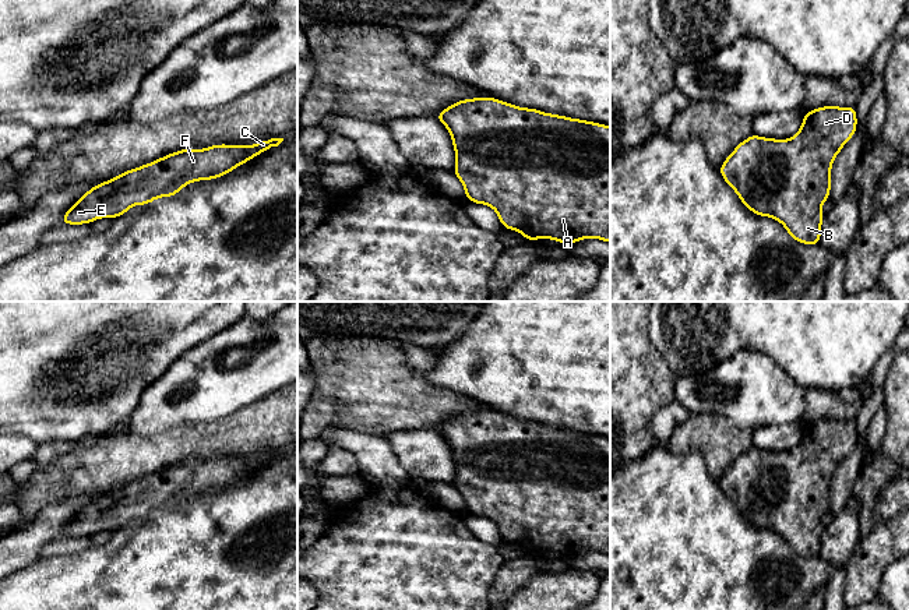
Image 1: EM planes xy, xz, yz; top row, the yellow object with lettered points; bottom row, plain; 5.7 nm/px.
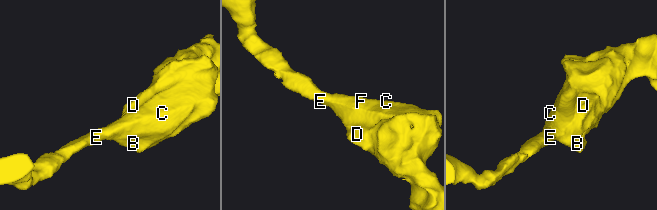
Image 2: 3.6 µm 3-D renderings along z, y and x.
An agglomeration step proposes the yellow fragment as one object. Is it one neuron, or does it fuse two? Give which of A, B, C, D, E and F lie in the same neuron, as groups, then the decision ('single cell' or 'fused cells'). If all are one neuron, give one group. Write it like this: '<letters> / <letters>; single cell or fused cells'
A B C D E F; single cell

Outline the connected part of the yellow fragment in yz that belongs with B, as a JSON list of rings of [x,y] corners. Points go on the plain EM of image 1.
[[[822,419],[806,424],[801,441],[789,452],[750,448],[725,472],[719,486],[733,501],[740,514],[754,526],[779,533],[799,556],[817,558],[821,550],[824,526],[821,518],[829,511],[831,480],[842,459],[855,448],[857,438],[856,420]]]

